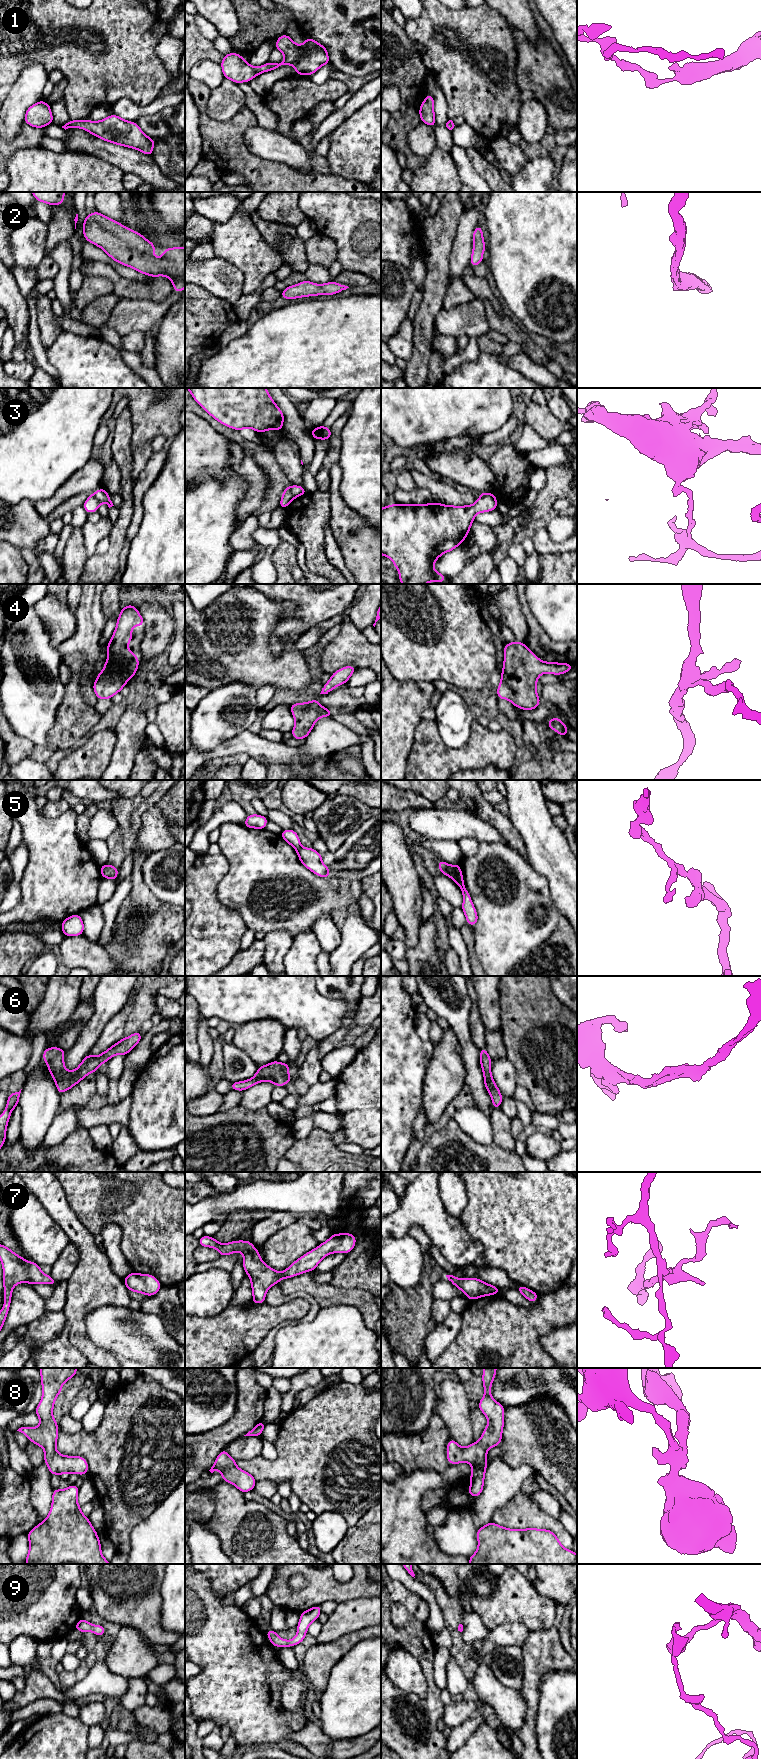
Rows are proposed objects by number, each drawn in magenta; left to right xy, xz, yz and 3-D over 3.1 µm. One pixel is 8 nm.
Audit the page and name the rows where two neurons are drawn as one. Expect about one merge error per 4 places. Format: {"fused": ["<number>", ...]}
{"fused": ["3", "5"]}

